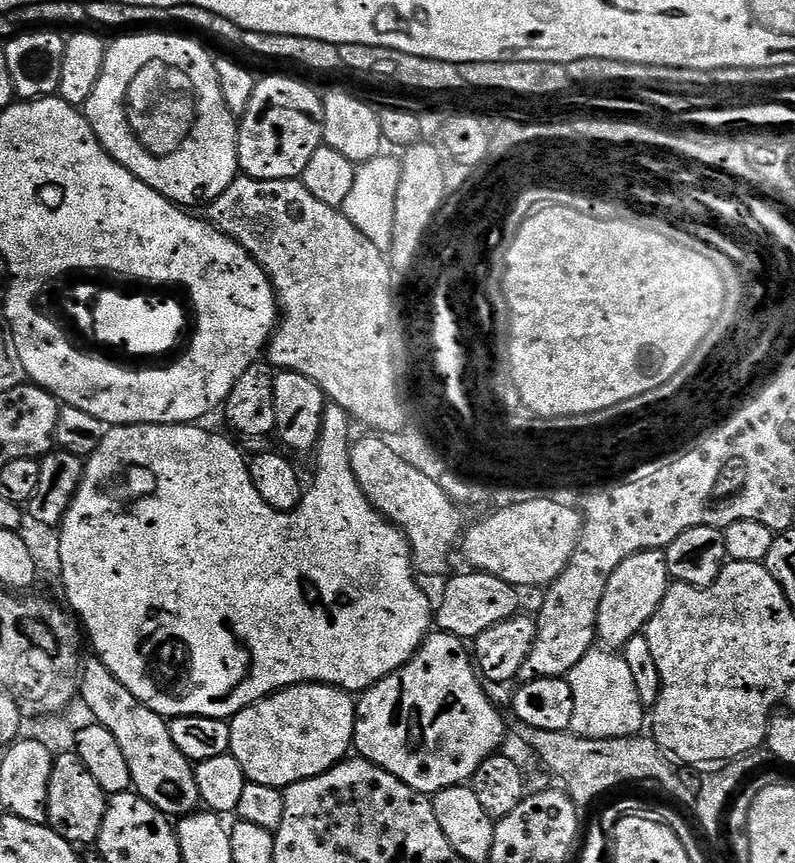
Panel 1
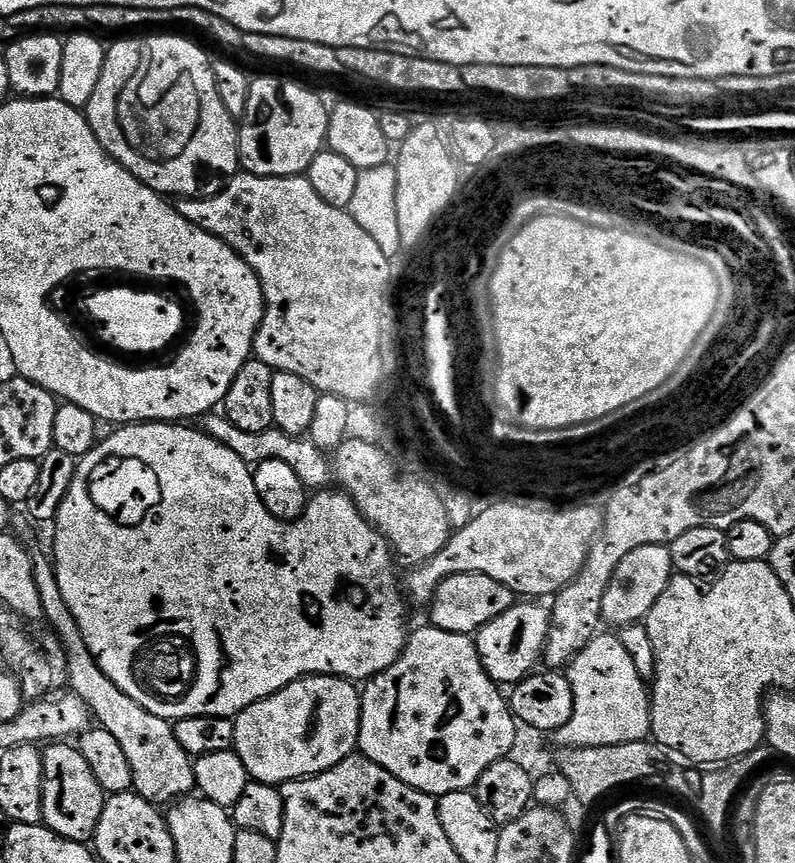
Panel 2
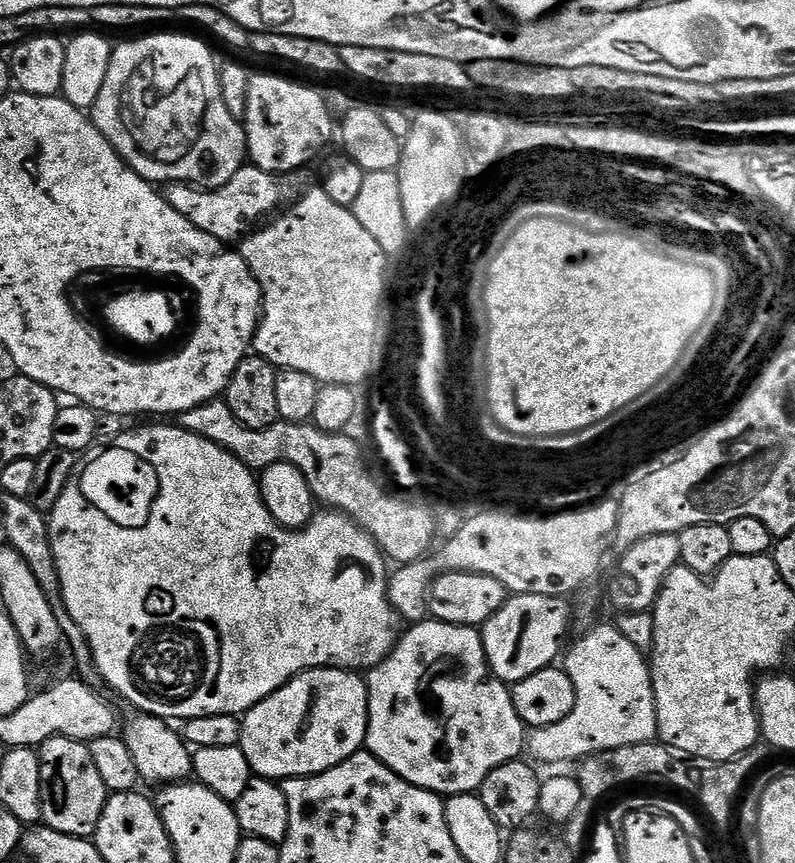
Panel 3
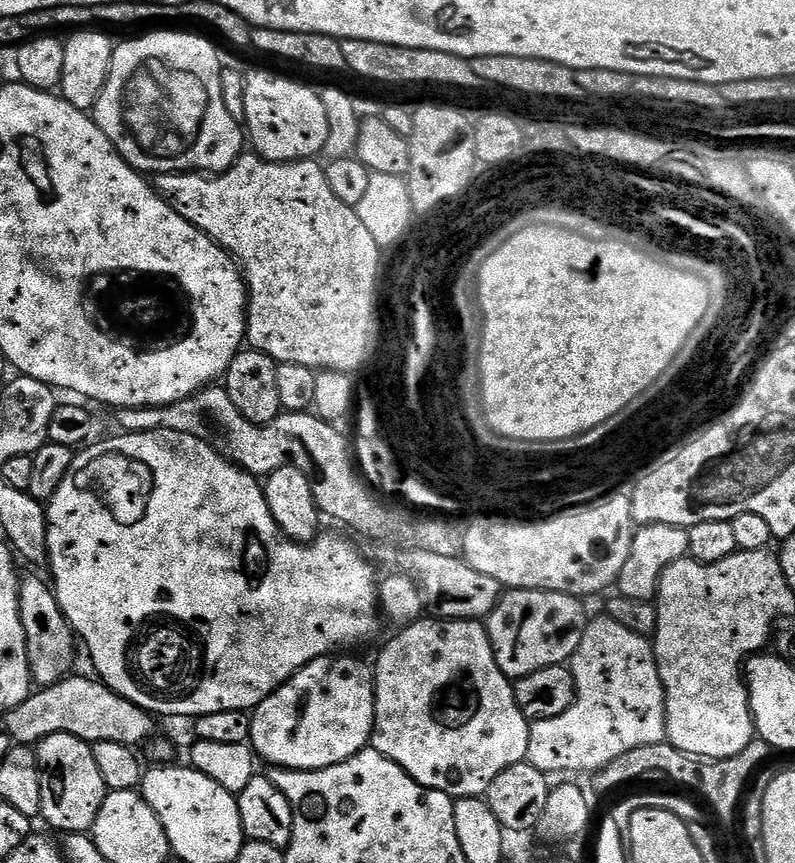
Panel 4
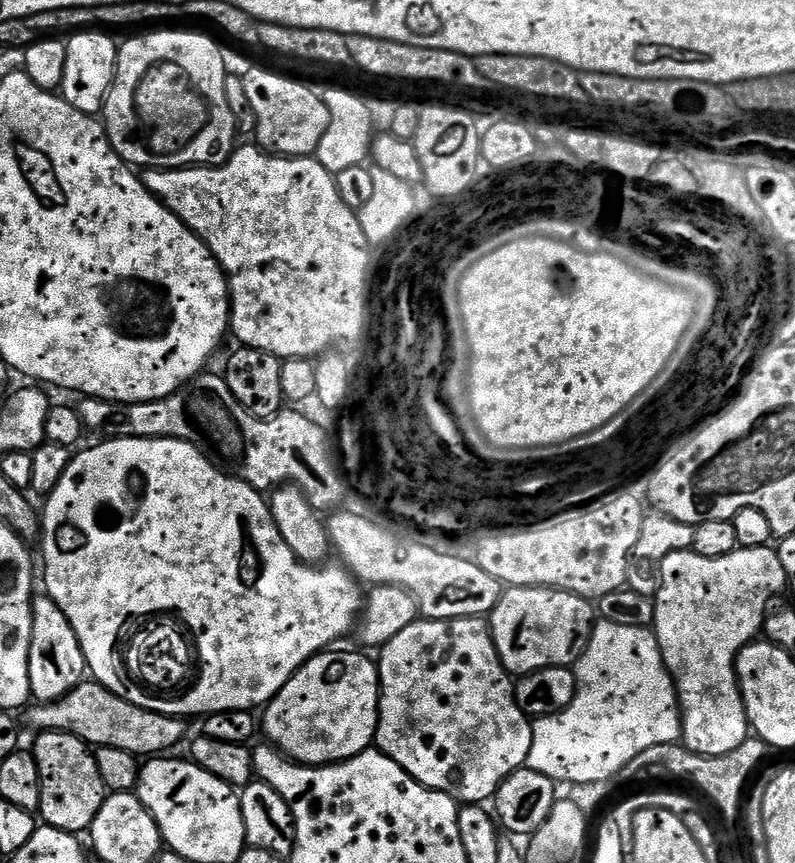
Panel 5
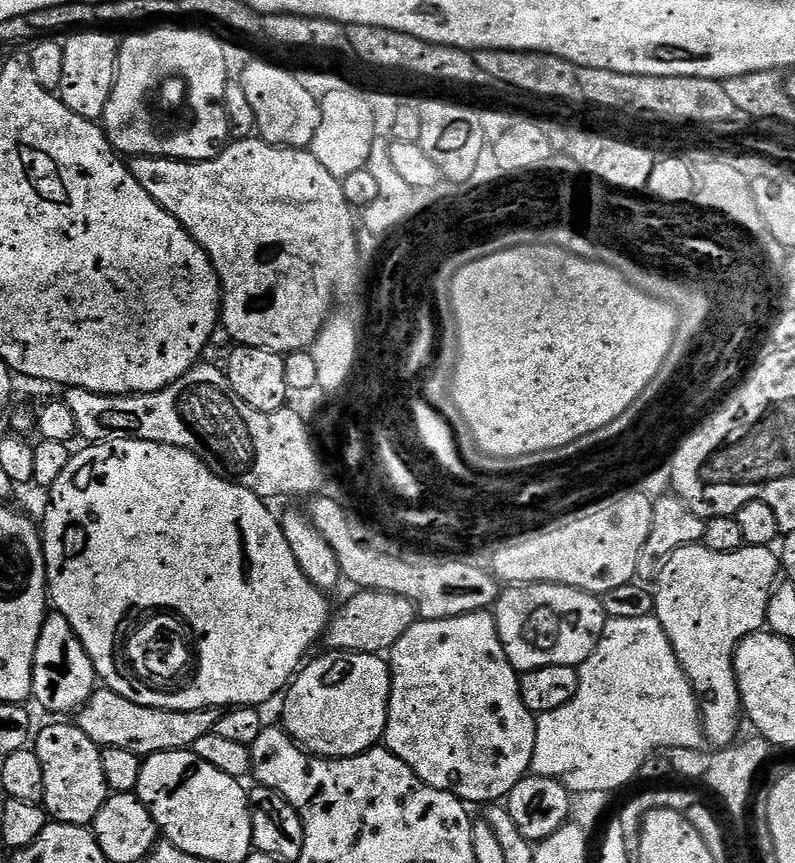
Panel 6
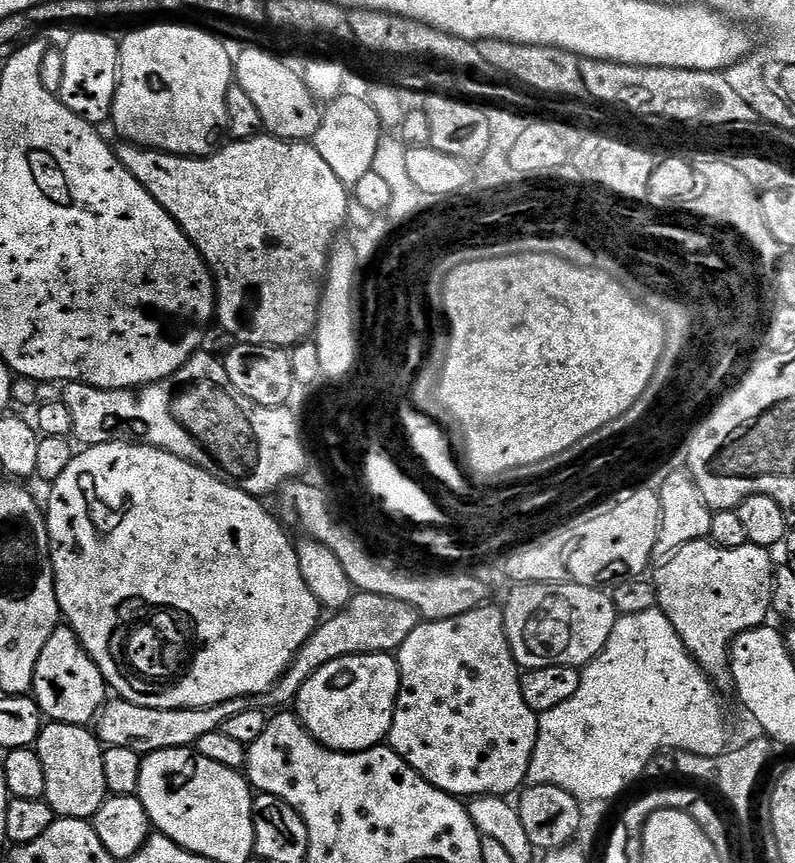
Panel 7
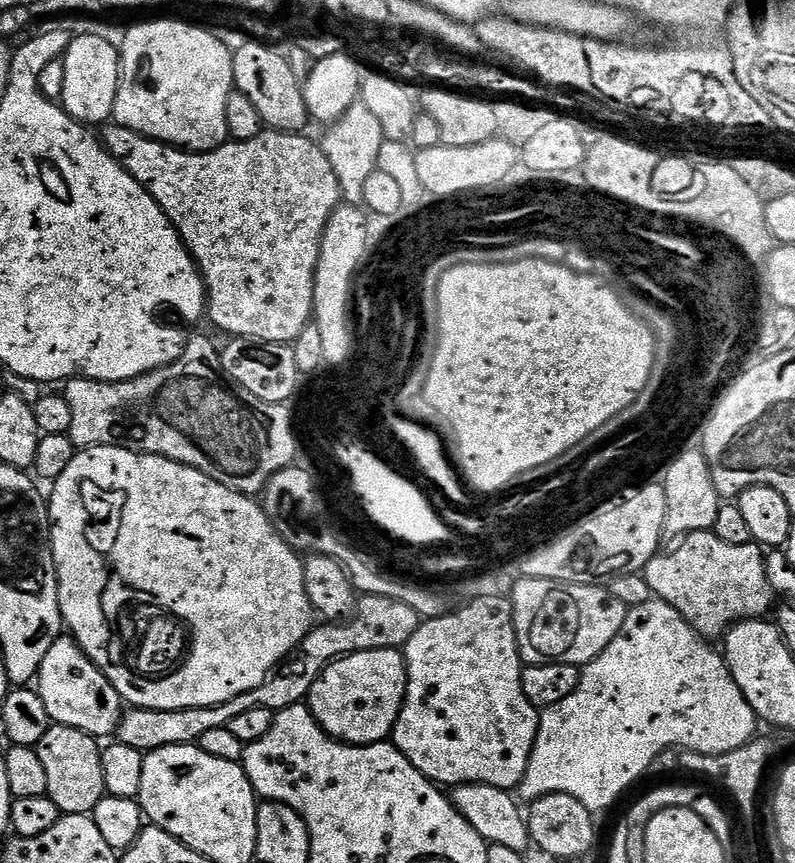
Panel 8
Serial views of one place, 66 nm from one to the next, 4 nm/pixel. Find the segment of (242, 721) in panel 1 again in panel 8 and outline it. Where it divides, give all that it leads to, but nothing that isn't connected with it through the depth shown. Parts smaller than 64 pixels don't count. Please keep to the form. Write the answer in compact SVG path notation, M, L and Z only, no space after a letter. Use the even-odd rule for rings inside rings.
M401 649L366 650L328 665L323 676L314 682L306 703L324 733L335 740L343 744L378 744L391 737L407 685L408 667Z

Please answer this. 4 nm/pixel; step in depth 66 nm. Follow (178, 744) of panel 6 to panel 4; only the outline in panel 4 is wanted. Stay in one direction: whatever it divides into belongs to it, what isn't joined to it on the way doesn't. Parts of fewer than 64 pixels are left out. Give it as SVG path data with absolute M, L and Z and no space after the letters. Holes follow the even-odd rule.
M70 674L57 684L33 691L26 702L7 712L8 734L17 745L35 746L42 738L50 738L50 734L74 734L74 738L87 740L91 745L118 742L136 748L140 744L147 745L157 735L158 720L153 713L118 695L113 688L91 675L76 675Z

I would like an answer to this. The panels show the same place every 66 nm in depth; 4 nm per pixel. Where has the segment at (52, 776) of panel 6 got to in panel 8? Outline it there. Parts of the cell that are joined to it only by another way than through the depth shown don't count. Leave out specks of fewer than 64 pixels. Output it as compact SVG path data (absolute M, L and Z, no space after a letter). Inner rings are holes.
M53 724L36 744L36 753L46 769L47 796L63 815L87 816L106 794L102 778L102 748L96 744L99 744L97 737L61 724Z

